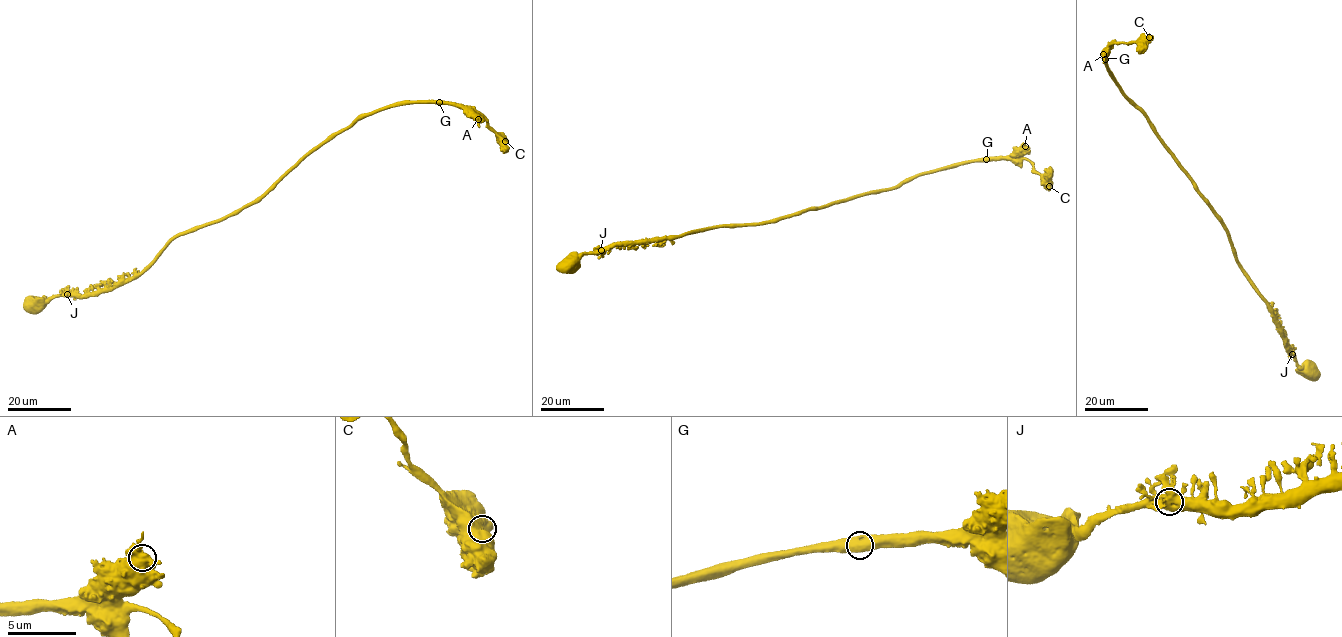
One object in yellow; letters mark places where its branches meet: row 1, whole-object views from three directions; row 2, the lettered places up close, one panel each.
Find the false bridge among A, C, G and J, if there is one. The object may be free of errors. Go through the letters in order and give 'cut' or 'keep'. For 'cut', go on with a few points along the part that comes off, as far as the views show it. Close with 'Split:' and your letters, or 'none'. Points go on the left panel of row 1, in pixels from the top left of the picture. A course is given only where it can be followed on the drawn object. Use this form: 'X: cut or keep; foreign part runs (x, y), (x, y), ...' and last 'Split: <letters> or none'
A: keep
C: keep
G: keep
J: keep
Split: none

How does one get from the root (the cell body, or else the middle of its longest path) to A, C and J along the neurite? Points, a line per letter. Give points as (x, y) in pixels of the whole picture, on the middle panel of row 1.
A: (565, 264), (618, 245), (771, 222), (893, 189), (917, 175), (966, 162), (1007, 158), (1025, 146)
C: (565, 264), (618, 245), (771, 222), (893, 189), (917, 175), (971, 161), (1025, 159), (1049, 186)
J: (565, 264), (583, 254), (601, 251)

